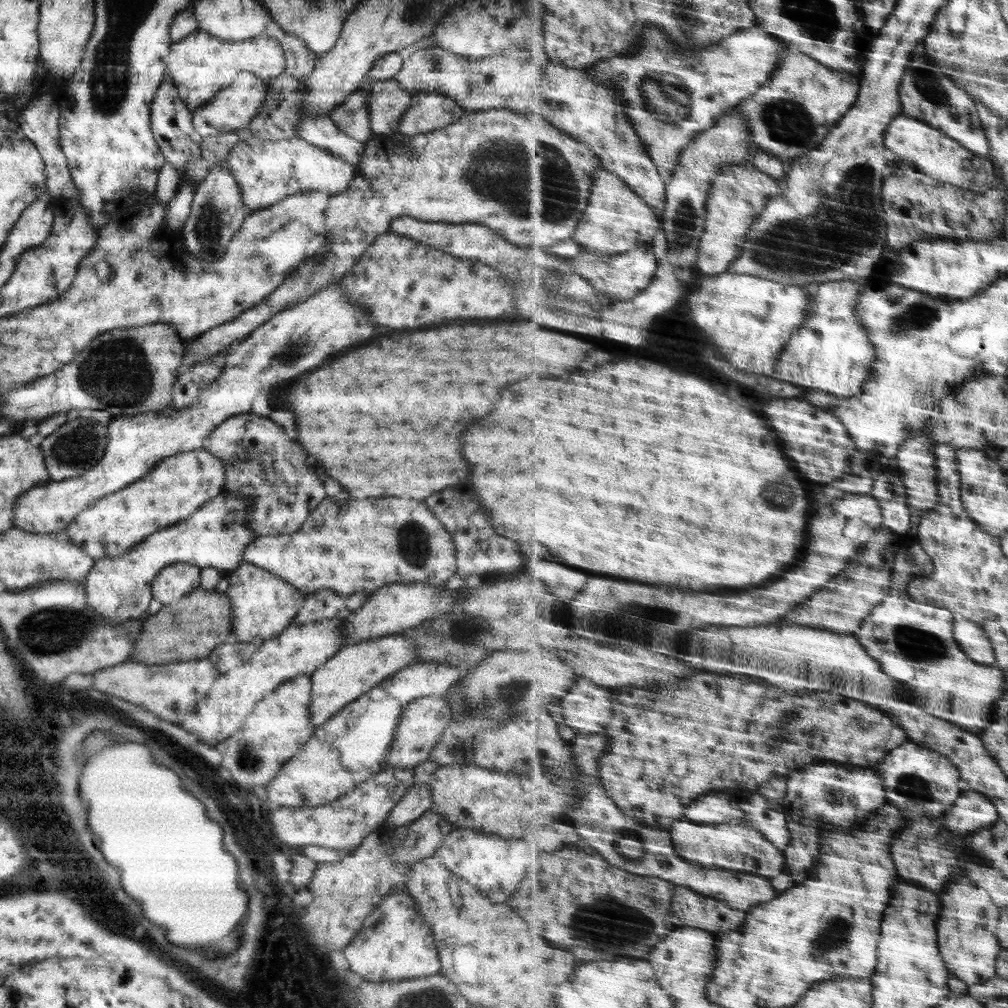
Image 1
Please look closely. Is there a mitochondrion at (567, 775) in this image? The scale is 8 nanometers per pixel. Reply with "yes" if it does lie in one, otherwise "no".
no

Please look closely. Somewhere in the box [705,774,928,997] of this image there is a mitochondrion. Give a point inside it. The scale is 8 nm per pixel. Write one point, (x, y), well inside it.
(838, 932)

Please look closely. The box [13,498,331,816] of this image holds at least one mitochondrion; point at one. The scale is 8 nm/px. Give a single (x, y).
(55, 629)

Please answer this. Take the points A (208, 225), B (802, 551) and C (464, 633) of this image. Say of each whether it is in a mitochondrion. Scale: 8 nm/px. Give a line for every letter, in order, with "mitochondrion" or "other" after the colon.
A: mitochondrion
B: other
C: mitochondrion

